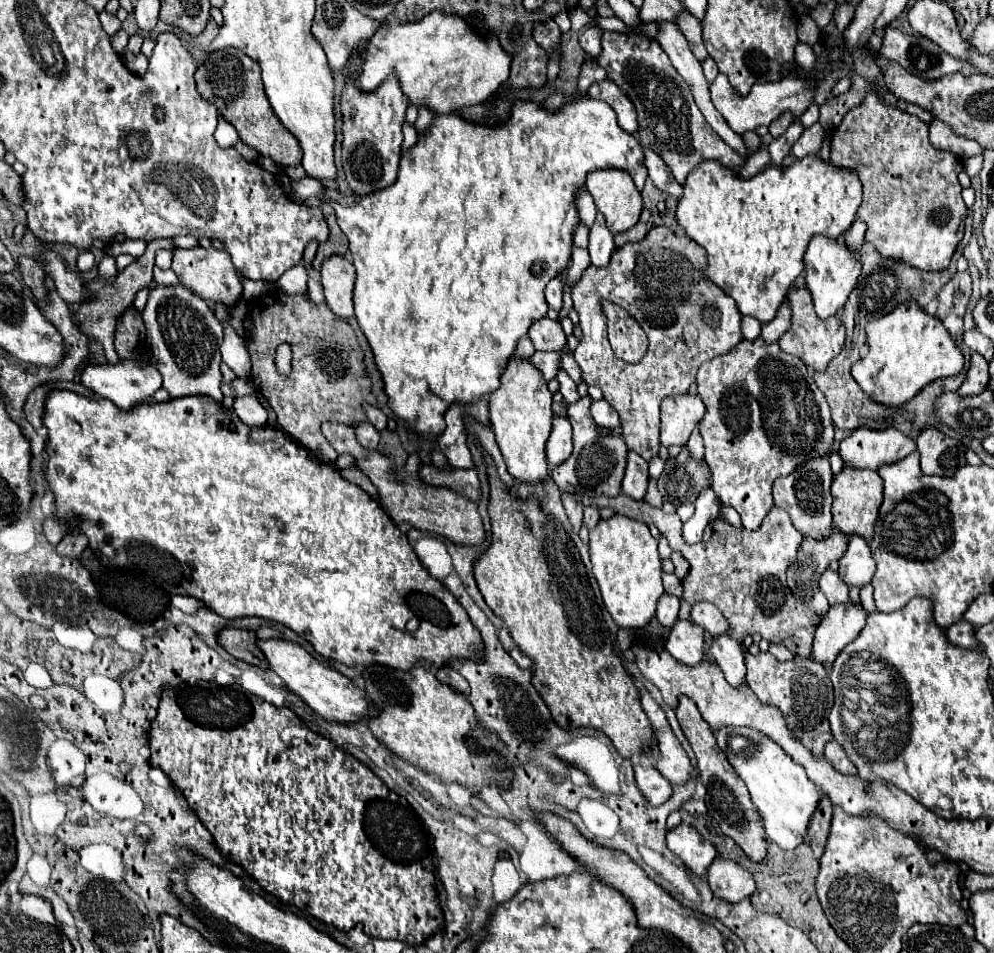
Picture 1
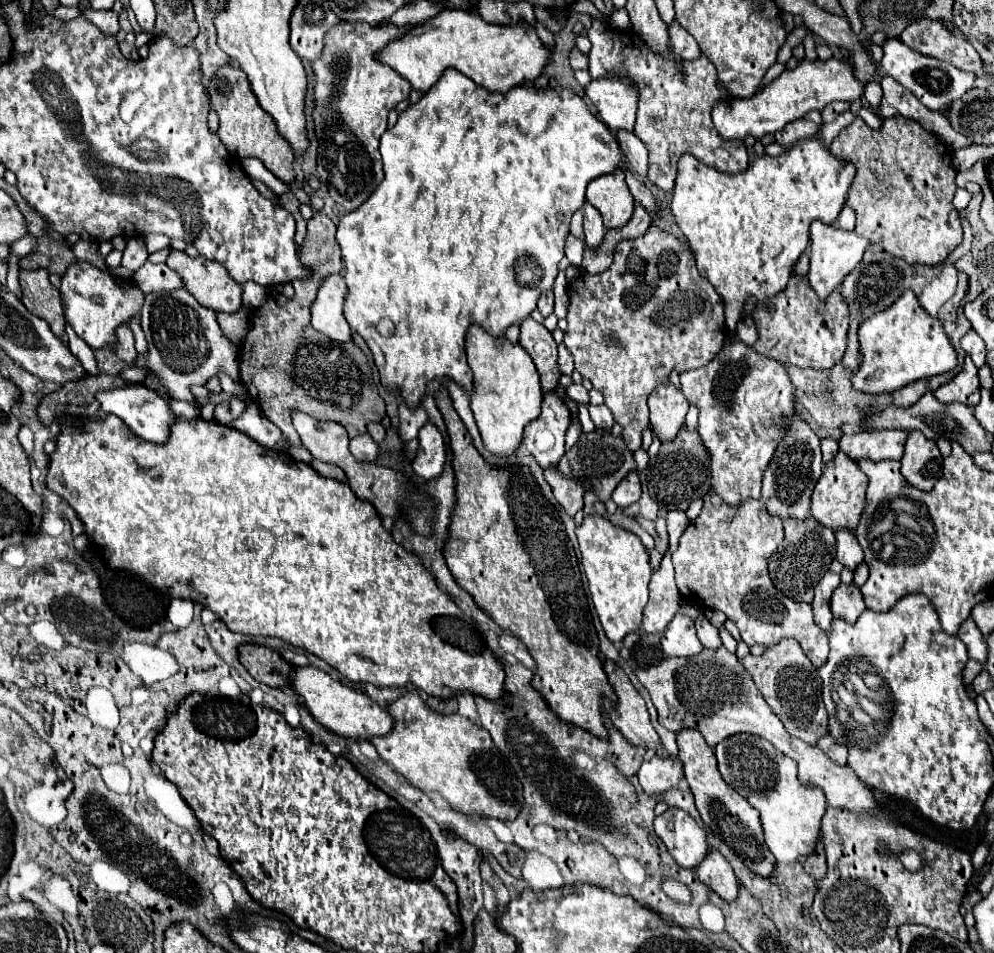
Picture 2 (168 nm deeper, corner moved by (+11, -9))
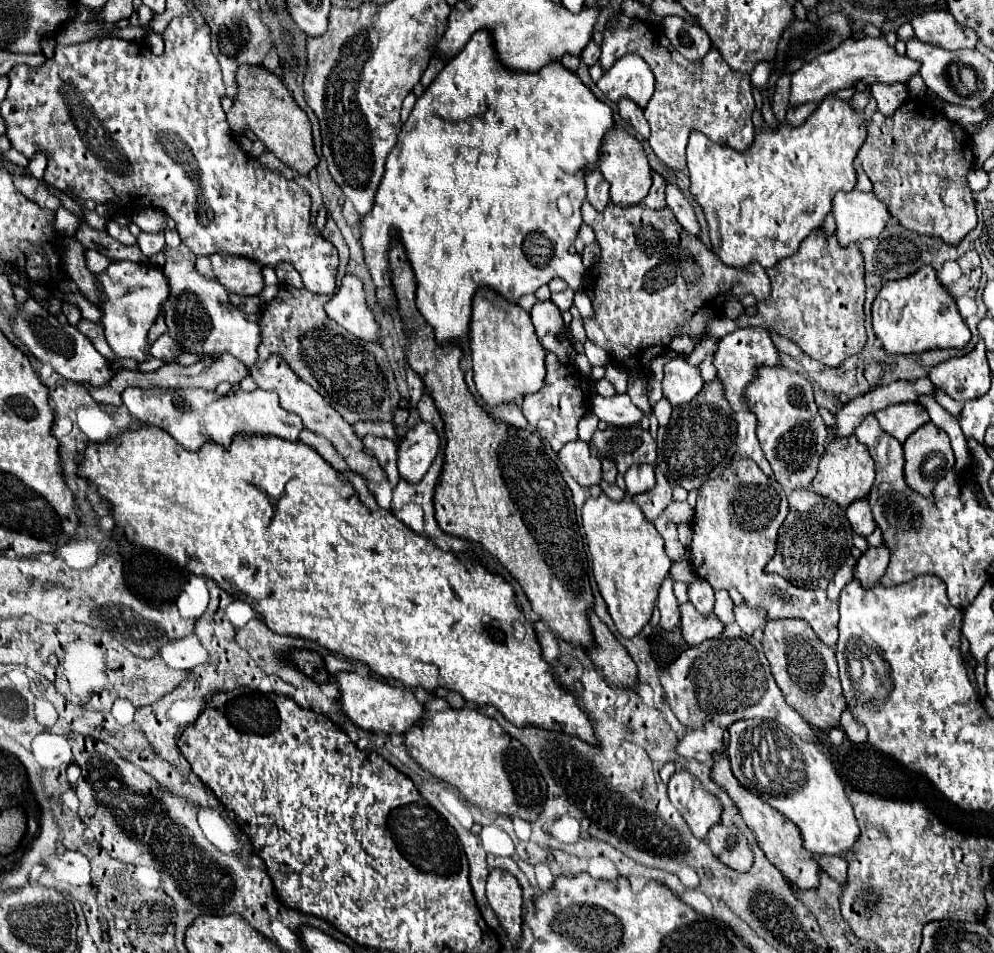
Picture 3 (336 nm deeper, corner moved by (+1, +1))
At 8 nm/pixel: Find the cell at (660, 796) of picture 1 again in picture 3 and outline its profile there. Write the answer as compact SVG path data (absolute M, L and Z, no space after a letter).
M705 722L701 730L689 730L685 738L679 740L677 754L711 764L713 754L723 754L727 746L729 746L727 728L721 728L715 722Z

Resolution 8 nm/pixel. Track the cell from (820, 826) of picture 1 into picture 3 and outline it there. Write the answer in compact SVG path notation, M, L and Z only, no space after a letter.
M819 856L817 862L829 878L837 880L839 884L847 882L847 860L843 856Z

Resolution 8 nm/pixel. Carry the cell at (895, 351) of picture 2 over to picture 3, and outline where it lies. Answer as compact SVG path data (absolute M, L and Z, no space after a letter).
M931 266L885 284L873 302L873 330L889 354L919 354L933 348L963 348L971 332L963 322L953 296L937 280Z

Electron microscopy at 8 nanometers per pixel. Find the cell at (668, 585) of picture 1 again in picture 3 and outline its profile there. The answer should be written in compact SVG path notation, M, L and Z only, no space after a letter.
M801 618L769 620L763 628L763 650L771 664L777 686L781 688L789 706L793 706L805 722L819 730L831 730L839 726L839 718L847 708L839 682L839 670L835 660L835 648L823 644L813 628Z

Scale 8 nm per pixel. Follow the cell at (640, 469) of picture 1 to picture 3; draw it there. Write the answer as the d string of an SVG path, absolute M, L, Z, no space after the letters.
M631 466L625 474L625 484L627 484L627 494L635 496L641 492L647 492L655 486L655 472L653 466Z

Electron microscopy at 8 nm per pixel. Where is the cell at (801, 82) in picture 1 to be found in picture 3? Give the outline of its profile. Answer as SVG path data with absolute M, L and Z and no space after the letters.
M849 38L839 48L825 52L817 56L817 60L805 64L805 68L797 70L791 76L791 106L803 104L803 102L821 102L827 94L855 86L857 82L873 84L907 84L913 74L919 72L919 62L911 60L907 56L899 56L893 46L887 44L887 40L881 38Z

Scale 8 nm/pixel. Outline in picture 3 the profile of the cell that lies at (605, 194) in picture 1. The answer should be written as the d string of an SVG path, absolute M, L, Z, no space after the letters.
M613 126L603 138L599 168L605 176L605 180L611 184L611 200L617 206L639 204L651 188L651 168L647 164L647 156L643 152L643 146L639 144L639 140L635 136L621 130L619 126Z

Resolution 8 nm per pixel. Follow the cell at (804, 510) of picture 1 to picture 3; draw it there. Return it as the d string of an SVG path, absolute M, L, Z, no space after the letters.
M781 364L759 366L757 380L745 388L745 404L757 416L757 440L773 468L775 480L787 490L811 488L827 440L825 422L813 400L811 382Z

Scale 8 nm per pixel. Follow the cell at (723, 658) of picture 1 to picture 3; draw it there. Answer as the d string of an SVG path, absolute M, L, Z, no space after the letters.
M695 578L691 584L687 584L687 596L699 612L707 614L713 610L713 588L707 580Z

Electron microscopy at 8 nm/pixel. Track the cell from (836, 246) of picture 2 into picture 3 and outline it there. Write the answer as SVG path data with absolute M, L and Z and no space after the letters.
M857 188L849 192L839 190L835 194L833 214L837 220L837 238L841 240L841 246L881 234L891 218L885 204L873 192L861 192Z

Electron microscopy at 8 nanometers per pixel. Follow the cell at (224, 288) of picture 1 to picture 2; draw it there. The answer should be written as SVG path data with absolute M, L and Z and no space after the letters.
M171 250L169 258L167 258L167 266L171 270L175 270L181 280L183 280L183 288L189 290L193 294L193 298L209 308L209 310L215 310L215 312L237 312L241 308L241 292L243 292L243 286L237 284L225 270L225 266L221 266L219 262L215 260L209 260L205 256L197 256L197 258L191 258L187 256L185 252L179 252L179 250Z

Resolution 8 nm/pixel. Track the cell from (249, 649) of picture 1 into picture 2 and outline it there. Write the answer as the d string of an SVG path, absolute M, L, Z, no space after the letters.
M257 644L239 646L239 662L257 682L271 688L287 686L287 680L293 672L293 666L287 664L273 648Z

